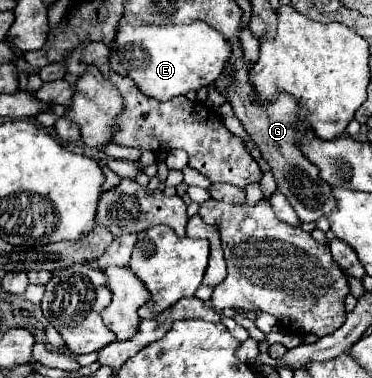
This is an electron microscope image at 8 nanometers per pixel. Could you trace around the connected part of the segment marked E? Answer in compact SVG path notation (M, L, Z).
M203 21L191 25L129 25L121 23L117 37L111 43L109 65L115 73L127 75L151 99L169 101L177 95L197 91L213 85L221 75L227 57L231 55L229 43L219 31Z

